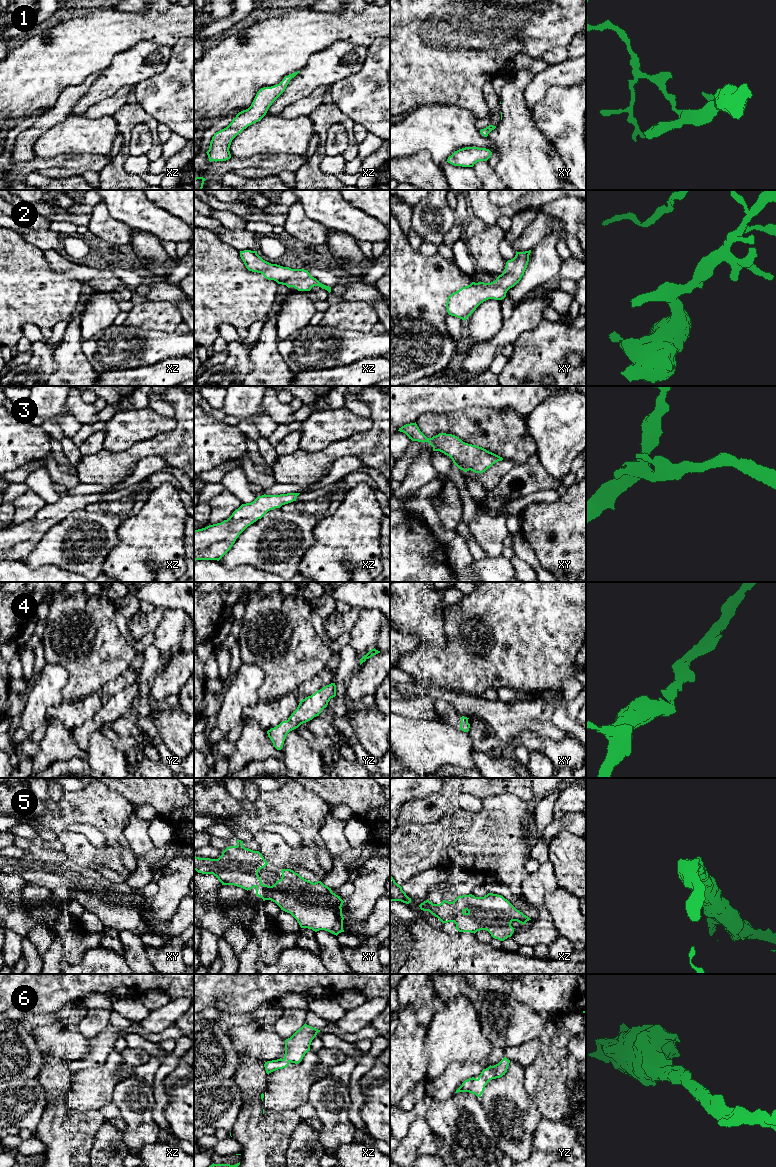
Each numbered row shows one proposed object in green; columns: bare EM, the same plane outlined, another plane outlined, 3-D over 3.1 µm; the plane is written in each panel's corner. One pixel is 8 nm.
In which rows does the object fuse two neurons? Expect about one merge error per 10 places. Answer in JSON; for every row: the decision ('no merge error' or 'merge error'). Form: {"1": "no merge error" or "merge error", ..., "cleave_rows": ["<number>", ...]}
{"1": "no merge error", "2": "no merge error", "3": "no merge error", "4": "no merge error", "5": "no merge error", "6": "no merge error", "cleave_rows": []}

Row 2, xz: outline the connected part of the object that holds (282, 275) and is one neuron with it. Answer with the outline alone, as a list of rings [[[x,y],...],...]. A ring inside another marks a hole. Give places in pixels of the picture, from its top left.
[[[240,251],[240,257],[249,271],[261,273],[266,279],[274,280],[278,284],[294,287],[298,291],[310,291],[312,287],[319,286],[331,292],[331,287],[320,283],[312,277],[308,270],[291,269],[263,260],[257,251]]]

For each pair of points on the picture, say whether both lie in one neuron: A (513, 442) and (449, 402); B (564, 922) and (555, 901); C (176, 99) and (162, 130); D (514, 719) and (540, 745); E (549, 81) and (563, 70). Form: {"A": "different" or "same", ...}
{"A": "different", "B": "same", "C": "different", "D": "different", "E": "same"}

